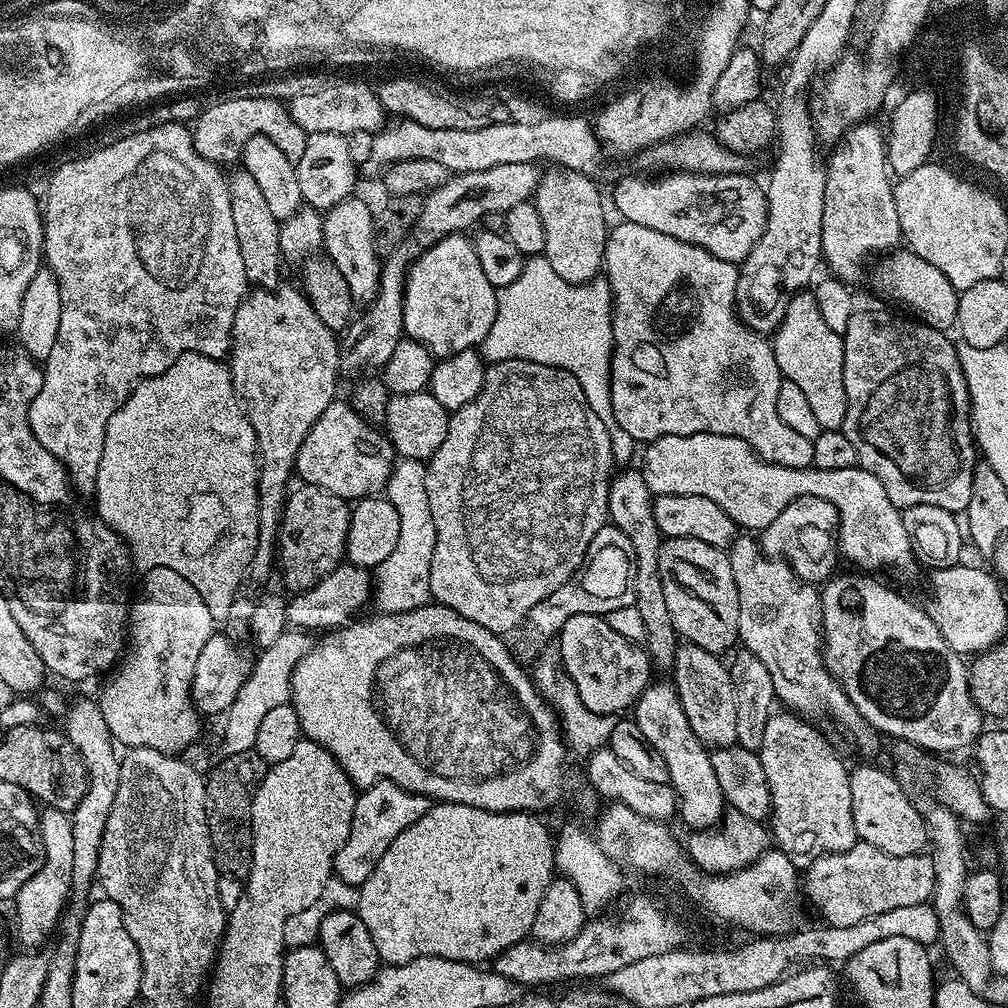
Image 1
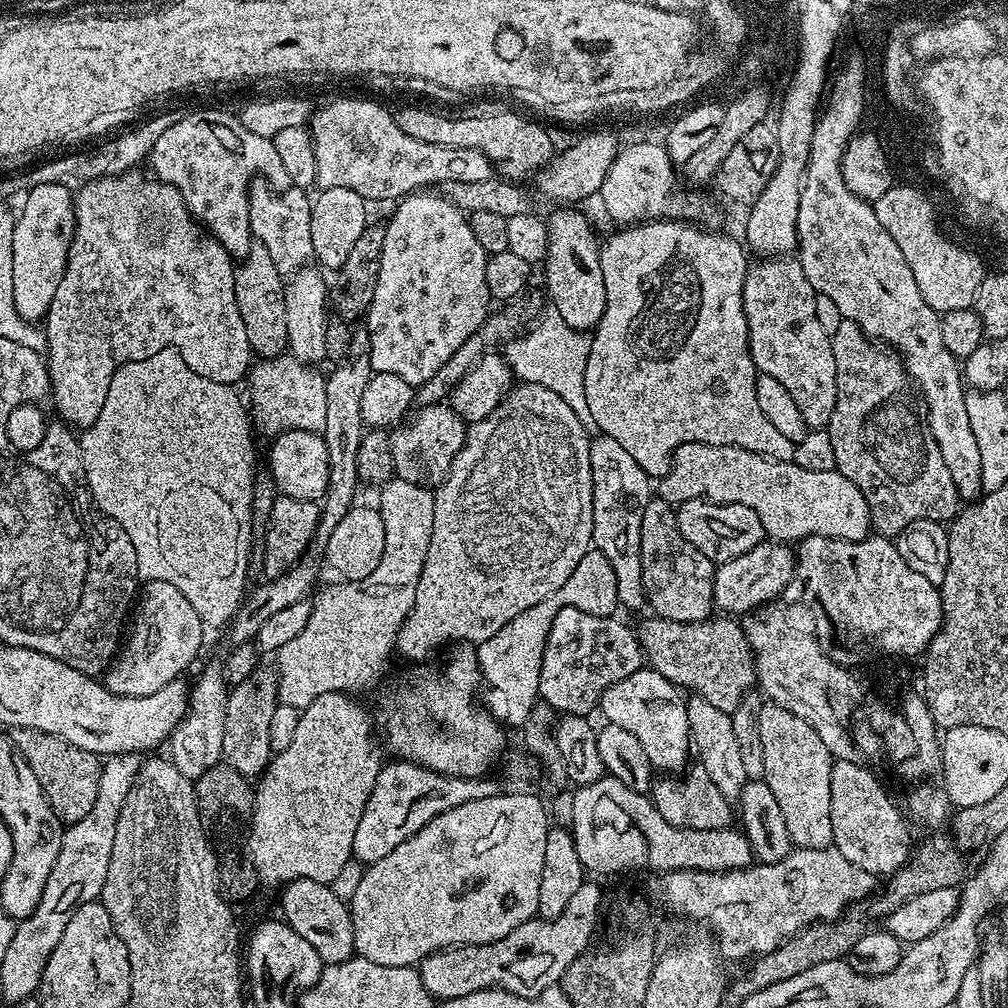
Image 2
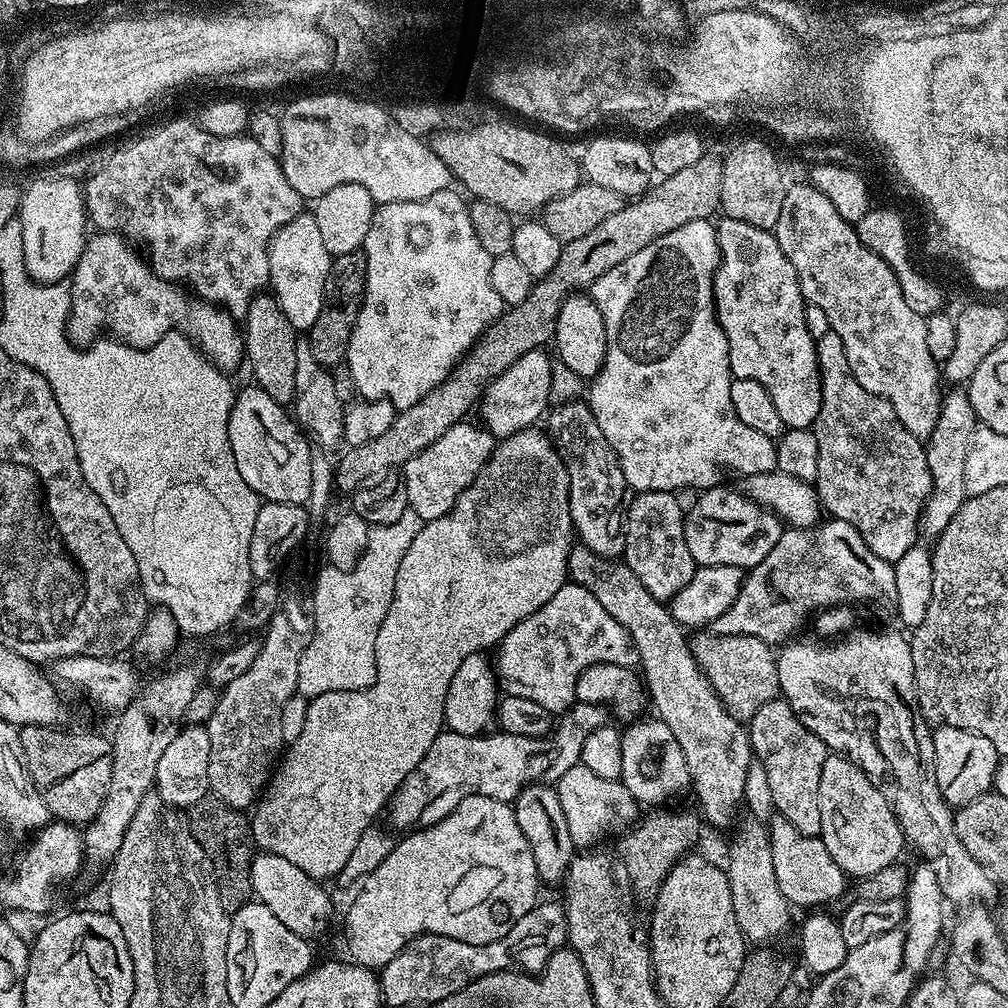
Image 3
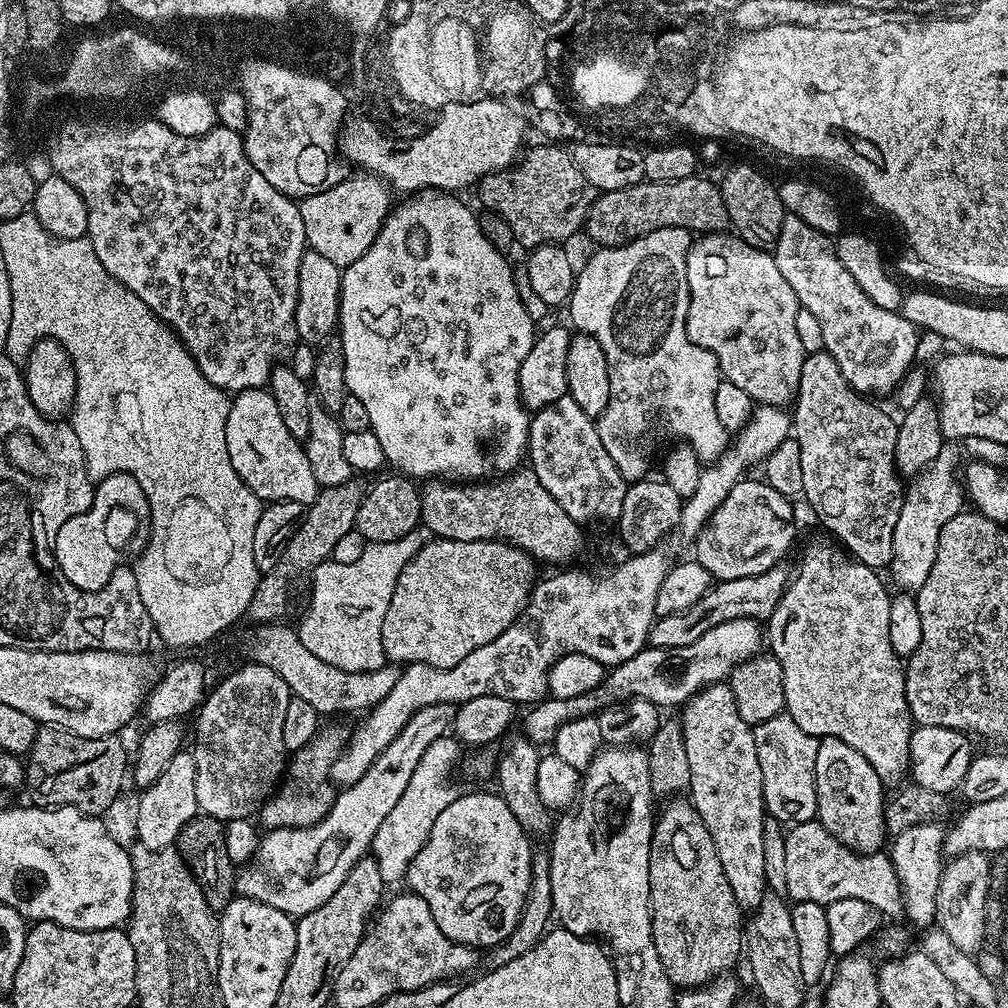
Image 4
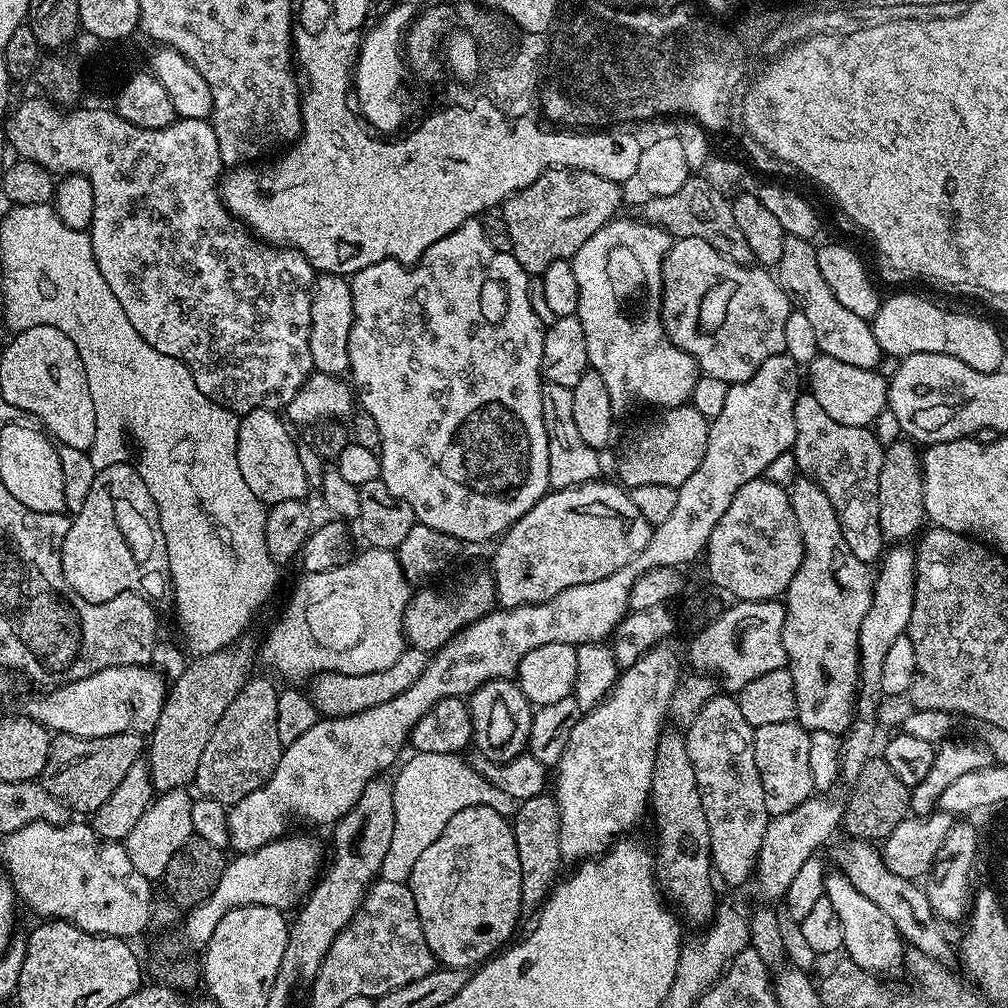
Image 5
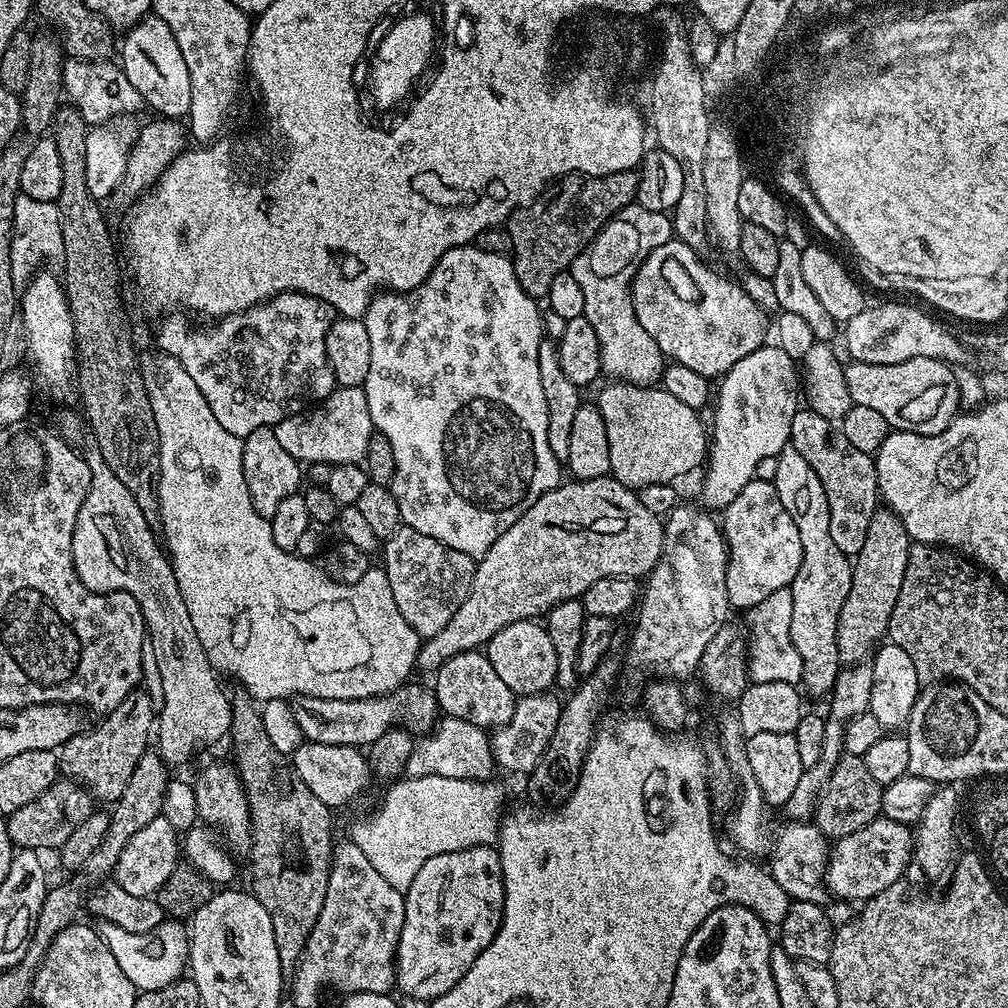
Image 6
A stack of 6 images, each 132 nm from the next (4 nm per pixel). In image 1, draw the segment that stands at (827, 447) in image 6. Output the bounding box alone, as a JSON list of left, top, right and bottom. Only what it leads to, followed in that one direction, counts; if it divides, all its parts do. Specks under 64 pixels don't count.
[842,310,976,515]

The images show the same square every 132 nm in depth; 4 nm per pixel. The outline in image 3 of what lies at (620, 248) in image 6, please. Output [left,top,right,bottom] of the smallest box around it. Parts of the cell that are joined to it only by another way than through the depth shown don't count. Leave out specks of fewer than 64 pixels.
[586,219,777,492]

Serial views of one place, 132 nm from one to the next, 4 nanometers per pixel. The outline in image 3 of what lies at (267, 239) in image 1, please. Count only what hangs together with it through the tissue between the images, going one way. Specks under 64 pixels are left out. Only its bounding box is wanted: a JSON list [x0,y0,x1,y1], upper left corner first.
[242,294,297,406]

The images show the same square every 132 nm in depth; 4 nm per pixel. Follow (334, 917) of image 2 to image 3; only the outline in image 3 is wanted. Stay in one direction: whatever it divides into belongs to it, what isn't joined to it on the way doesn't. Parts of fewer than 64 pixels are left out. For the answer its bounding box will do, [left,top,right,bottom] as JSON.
[250,851,332,938]

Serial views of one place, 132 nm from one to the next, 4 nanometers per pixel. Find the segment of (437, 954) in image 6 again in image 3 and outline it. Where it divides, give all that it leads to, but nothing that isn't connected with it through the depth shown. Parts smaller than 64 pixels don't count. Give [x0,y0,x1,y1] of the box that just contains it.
[344,796,542,970]

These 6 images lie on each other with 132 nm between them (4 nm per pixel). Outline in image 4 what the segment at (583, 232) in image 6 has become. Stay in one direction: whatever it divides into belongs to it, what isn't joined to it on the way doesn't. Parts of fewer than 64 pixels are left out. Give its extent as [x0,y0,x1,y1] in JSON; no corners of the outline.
[478,142,588,250]

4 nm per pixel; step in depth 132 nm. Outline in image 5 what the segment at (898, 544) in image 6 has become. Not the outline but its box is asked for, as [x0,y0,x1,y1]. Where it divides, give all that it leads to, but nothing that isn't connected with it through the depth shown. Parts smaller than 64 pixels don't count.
[878,438,926,542]

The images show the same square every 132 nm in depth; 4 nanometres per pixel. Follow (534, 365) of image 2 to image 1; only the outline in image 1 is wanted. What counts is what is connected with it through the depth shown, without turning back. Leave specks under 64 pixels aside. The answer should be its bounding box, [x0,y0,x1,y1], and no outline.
[478,254,612,409]

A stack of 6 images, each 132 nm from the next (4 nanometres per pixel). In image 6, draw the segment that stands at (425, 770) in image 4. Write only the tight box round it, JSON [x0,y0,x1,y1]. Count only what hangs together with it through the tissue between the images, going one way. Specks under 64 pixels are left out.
[351,776,504,893]

